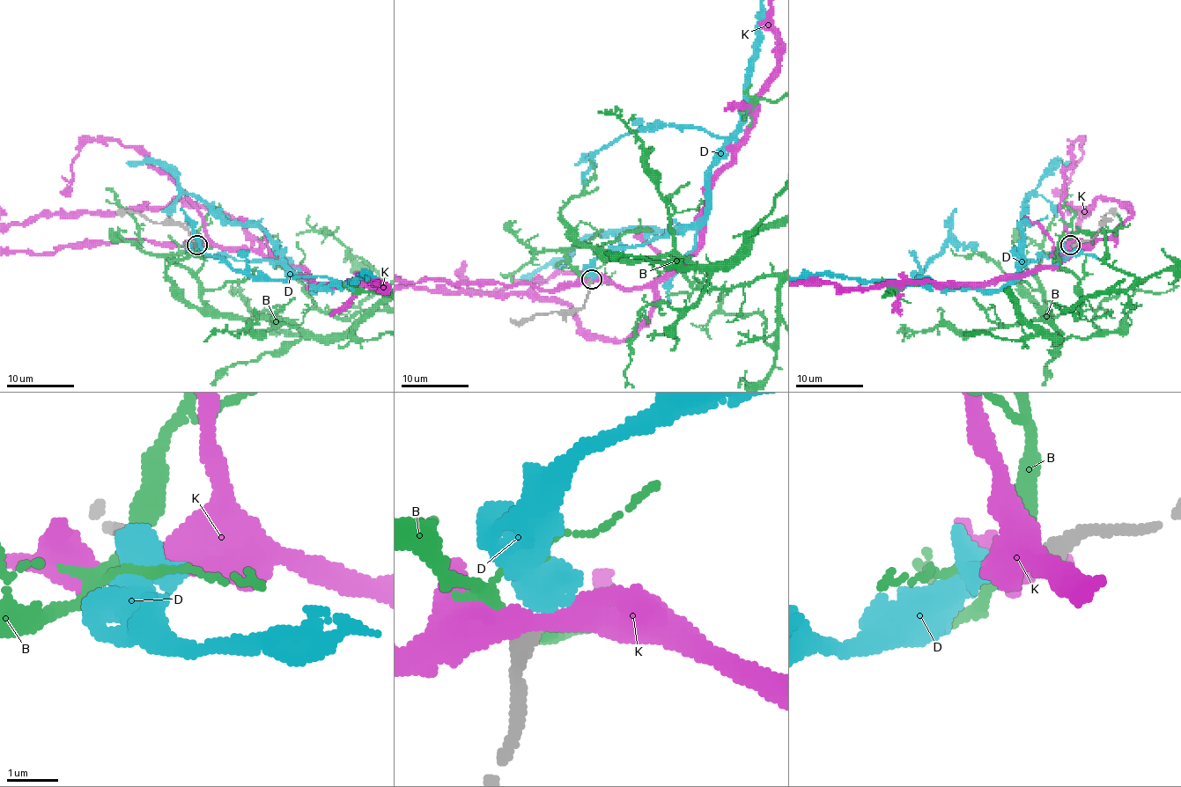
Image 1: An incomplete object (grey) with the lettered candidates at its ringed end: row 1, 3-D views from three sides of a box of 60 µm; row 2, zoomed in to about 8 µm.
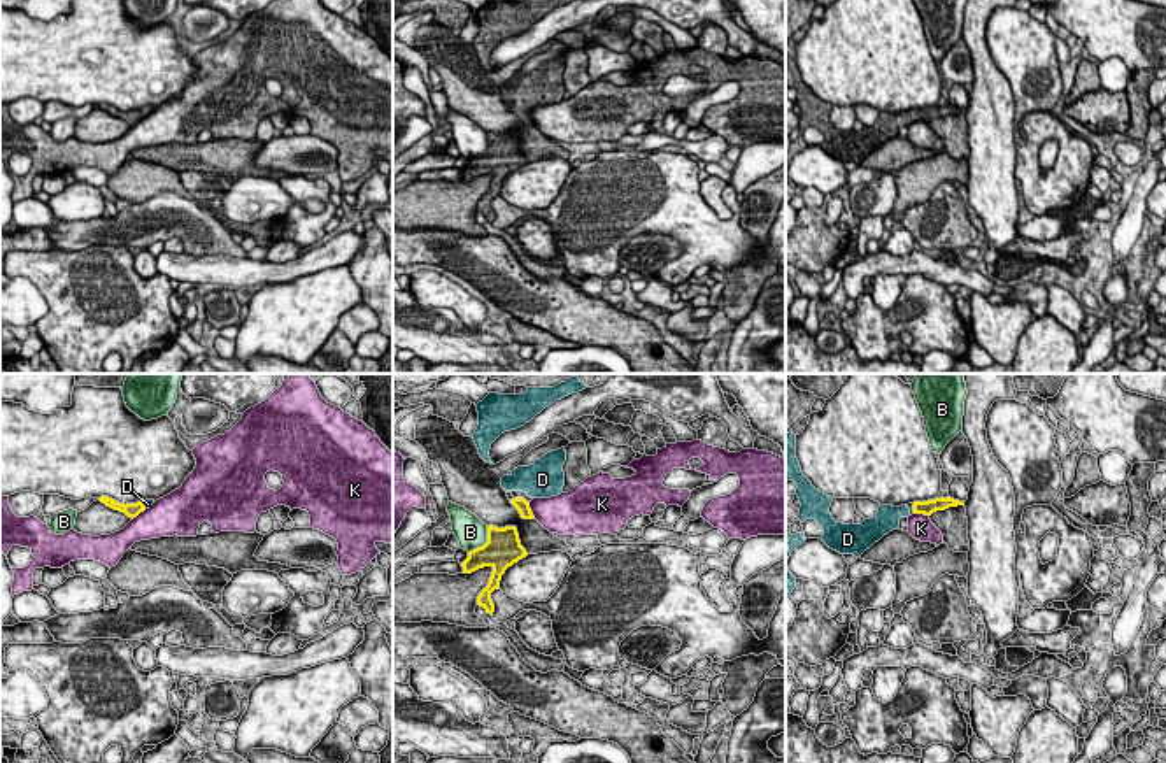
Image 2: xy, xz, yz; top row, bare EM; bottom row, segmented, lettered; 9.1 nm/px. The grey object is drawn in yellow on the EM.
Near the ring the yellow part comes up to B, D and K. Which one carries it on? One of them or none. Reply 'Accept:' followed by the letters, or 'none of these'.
Accept: D

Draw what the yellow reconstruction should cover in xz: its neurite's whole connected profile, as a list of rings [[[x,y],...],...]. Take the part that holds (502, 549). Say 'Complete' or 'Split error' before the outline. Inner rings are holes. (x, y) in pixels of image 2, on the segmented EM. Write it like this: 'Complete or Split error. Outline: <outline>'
Complete. Outline: [[[493,524],[487,526],[487,542],[468,553],[468,558],[461,563],[463,574],[472,574],[484,567],[493,568],[487,586],[477,596],[477,605],[484,607],[487,614],[493,616],[494,612],[491,593],[500,589],[501,575],[526,556],[528,553],[521,546],[515,526],[496,528]]]

